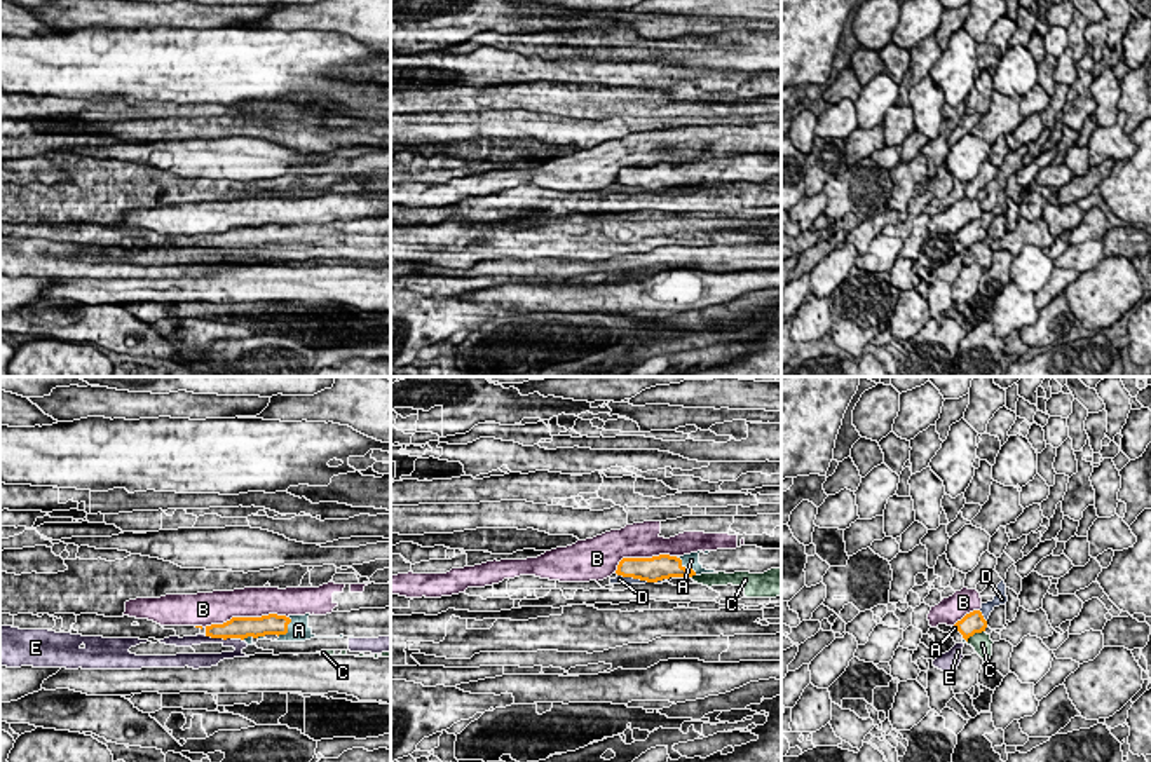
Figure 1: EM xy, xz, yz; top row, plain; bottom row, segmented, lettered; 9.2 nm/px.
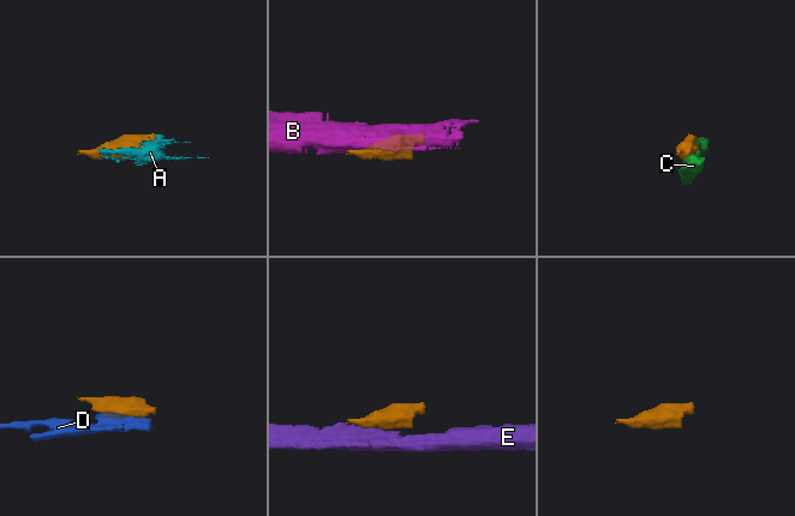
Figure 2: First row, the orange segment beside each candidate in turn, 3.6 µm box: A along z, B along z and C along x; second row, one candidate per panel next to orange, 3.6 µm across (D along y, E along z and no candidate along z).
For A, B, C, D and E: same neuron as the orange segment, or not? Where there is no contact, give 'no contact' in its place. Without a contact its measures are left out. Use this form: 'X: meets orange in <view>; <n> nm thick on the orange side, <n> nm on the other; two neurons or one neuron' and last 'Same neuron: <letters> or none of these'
A: meets orange in xz; 220 nm thick on the orange side, 130 nm on the other; one neuron
B: meets orange in xy; 190 nm thick on the orange side, 300 nm on the other; two neurons
C: meets orange in yz; 200 nm thick on the orange side, 190 nm on the other; two neurons
D: meets orange in xz; 240 nm thick on the orange side, 90 nm on the other; two neurons
E: meets orange in xy; 190 nm thick on the orange side, 130 nm on the other; two neurons
Same neuron: A

